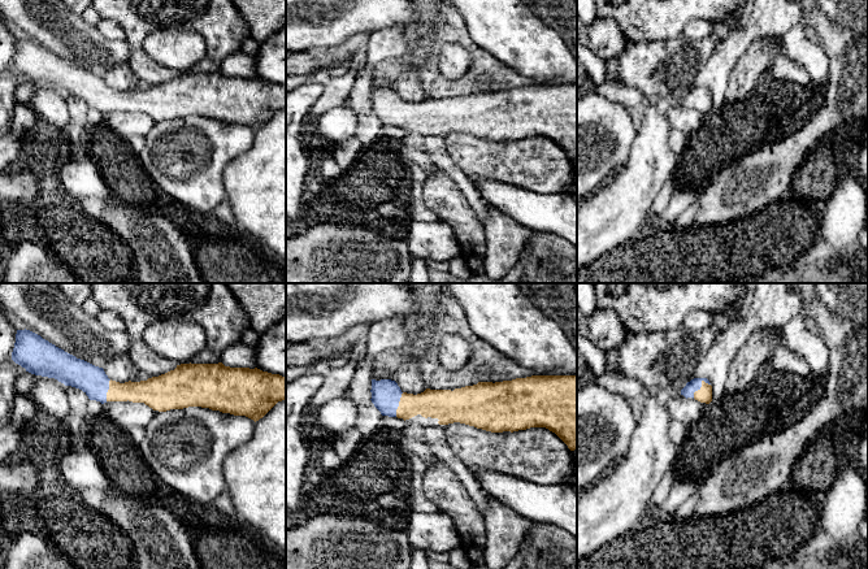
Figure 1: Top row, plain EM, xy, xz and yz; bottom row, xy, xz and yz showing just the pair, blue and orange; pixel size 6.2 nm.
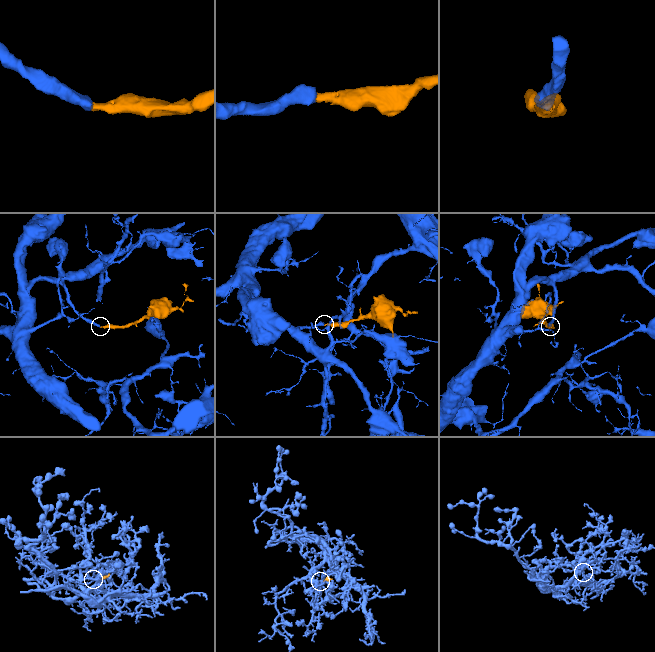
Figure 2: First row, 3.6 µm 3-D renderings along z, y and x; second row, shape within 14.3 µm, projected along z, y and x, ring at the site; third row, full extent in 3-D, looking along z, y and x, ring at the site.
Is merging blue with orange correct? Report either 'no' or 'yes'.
yes

